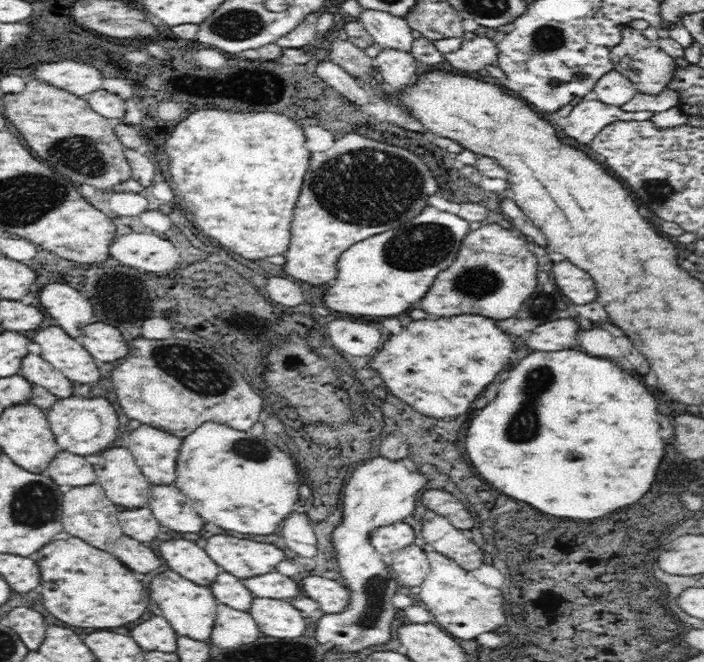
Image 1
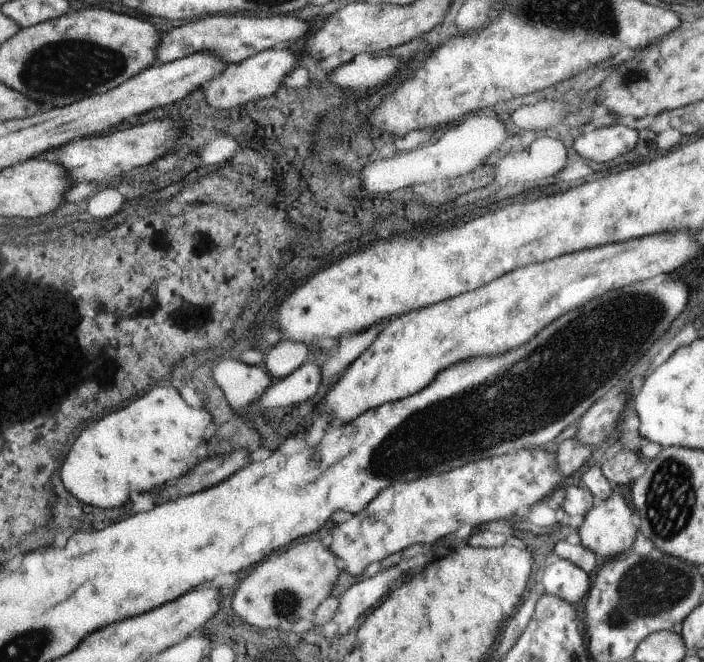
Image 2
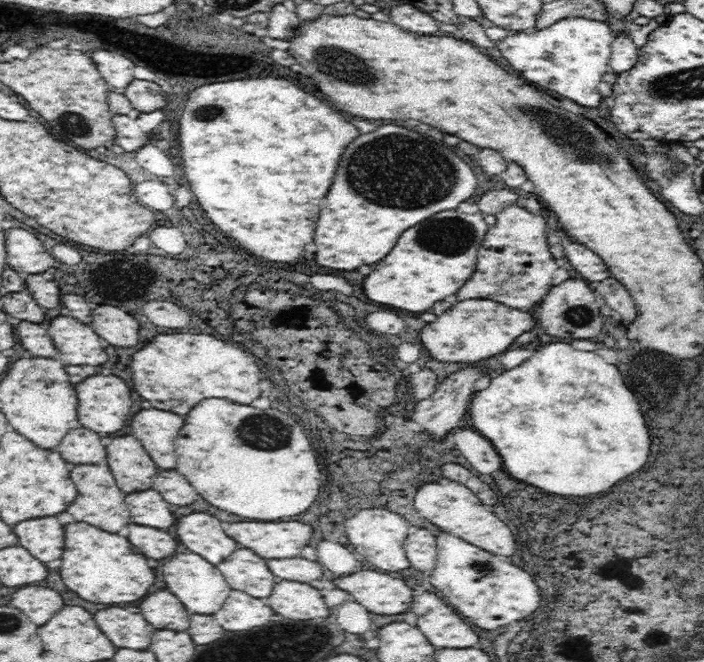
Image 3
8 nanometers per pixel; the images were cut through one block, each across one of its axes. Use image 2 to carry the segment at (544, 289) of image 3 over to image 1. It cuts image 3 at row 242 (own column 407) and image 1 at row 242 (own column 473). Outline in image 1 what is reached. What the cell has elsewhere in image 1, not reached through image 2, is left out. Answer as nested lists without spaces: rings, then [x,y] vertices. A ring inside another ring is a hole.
[[[486,224],[472,230],[462,240],[460,252],[450,268],[438,272],[430,290],[412,308],[436,314],[440,318],[460,314],[480,314],[488,320],[508,320],[522,310],[526,298],[538,288],[536,258],[528,252],[528,242],[516,230],[504,230],[498,224]]]

